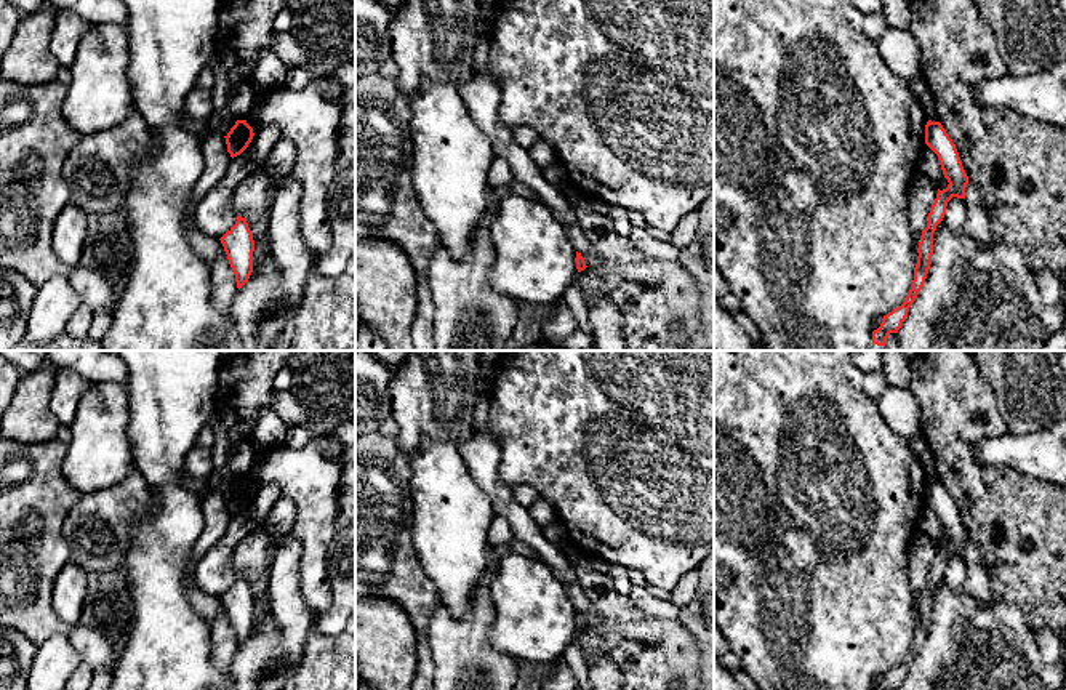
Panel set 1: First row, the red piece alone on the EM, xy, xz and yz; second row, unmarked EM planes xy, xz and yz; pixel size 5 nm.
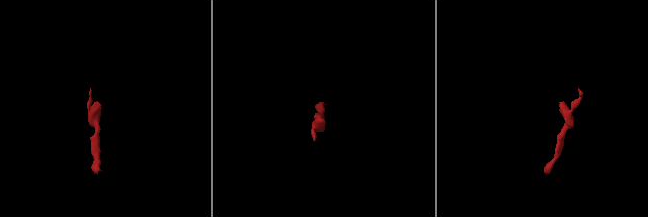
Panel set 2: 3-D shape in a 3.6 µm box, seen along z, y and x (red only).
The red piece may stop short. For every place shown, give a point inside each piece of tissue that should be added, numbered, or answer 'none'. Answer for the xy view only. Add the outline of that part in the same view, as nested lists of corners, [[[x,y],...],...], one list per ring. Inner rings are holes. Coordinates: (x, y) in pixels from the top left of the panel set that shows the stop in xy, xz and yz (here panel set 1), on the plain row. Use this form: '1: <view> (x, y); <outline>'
1: xy (240, 461); [[[251,440],[237,443],[237,448],[227,456],[227,466],[234,472],[235,479],[246,479],[253,467],[254,445]]]

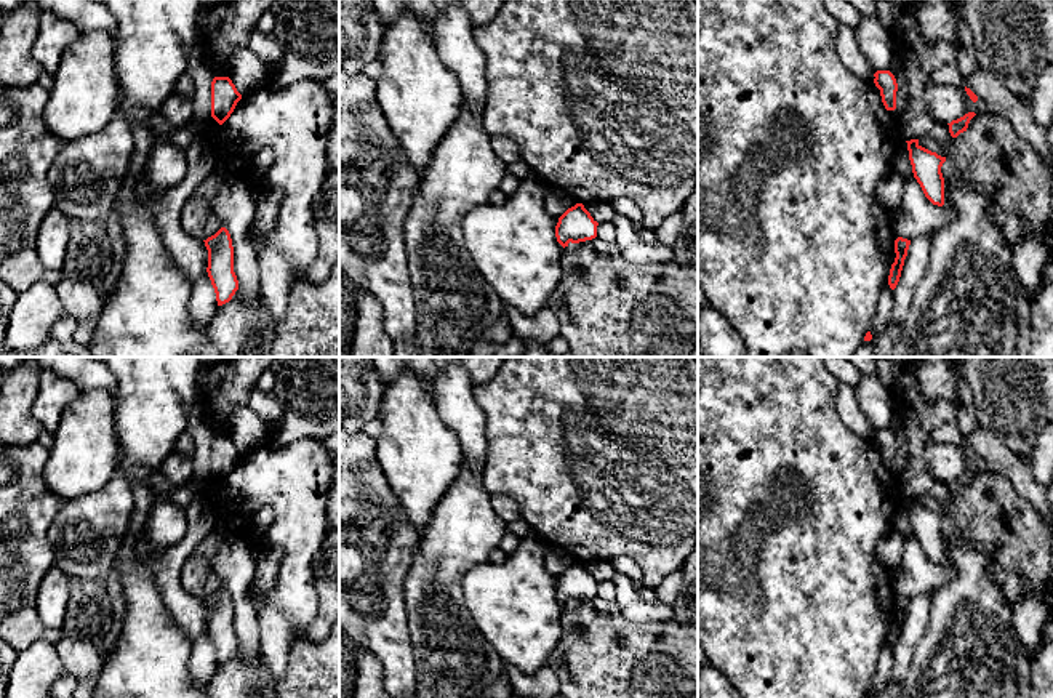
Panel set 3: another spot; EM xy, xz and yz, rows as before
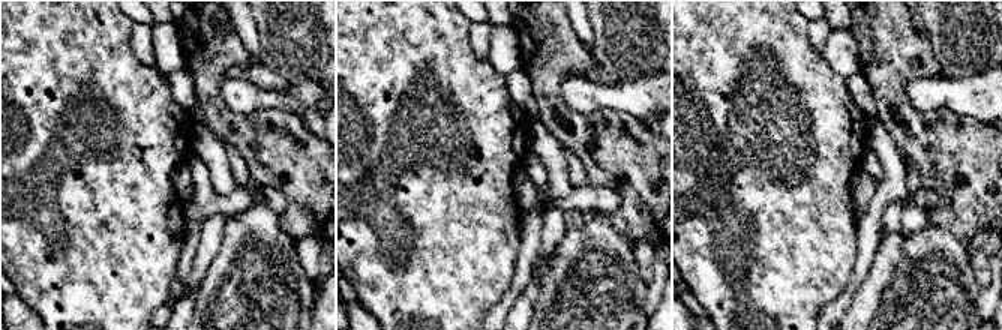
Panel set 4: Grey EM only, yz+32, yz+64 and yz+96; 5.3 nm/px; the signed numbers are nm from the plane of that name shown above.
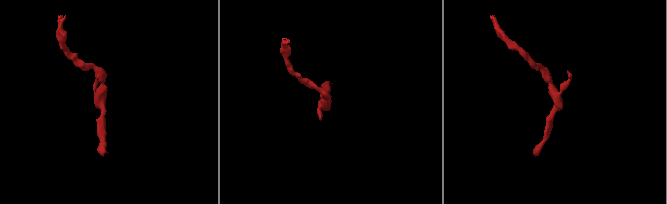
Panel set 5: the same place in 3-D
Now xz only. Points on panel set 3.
none

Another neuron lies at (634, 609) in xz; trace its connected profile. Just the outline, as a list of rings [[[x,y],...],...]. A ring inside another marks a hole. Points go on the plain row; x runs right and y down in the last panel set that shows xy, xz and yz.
[[[616,573],[611,580],[616,588],[616,605],[623,616],[635,624],[669,621],[674,618],[672,605],[659,600],[645,602],[637,584],[624,573]]]

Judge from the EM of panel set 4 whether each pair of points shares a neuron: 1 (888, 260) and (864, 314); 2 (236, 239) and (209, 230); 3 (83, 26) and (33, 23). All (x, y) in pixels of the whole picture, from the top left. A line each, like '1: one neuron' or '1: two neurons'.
1: one neuron
2: two neurons
3: one neuron

